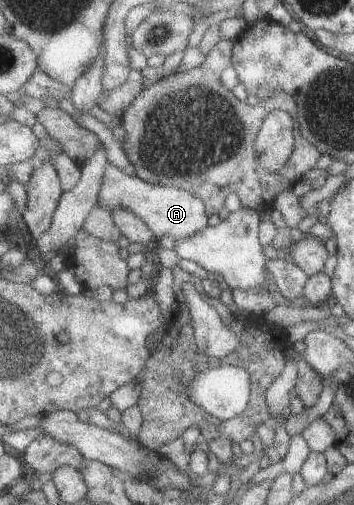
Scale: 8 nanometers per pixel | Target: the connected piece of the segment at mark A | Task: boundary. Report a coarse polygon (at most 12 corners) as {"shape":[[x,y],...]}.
{"shape":[[112,164],[98,204],[131,210],[157,240],[208,228],[201,198]]}

